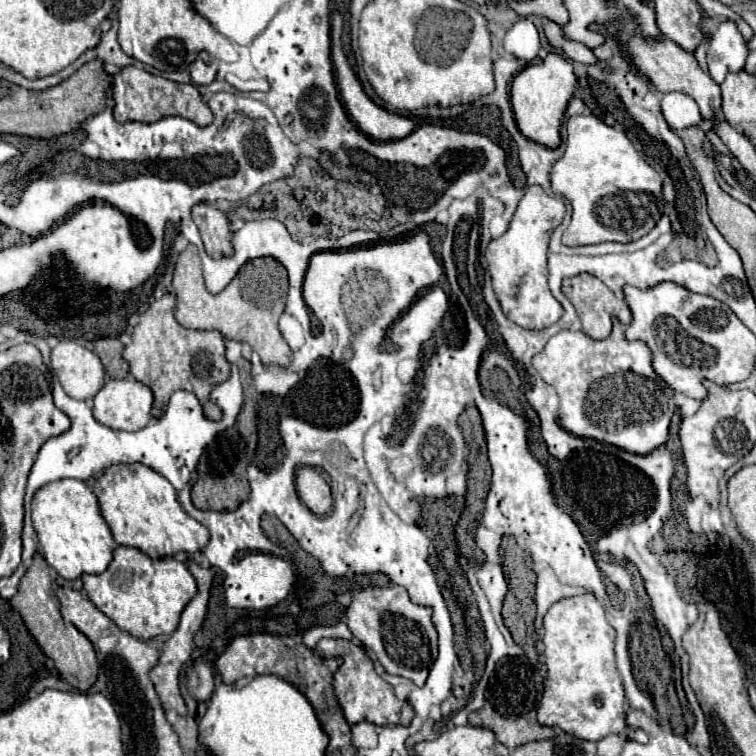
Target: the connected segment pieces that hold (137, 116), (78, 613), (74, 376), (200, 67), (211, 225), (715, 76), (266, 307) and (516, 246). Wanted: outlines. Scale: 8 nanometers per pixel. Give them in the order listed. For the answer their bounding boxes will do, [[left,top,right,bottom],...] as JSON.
[[112,66,214,126],[56,588,110,644],[50,340,104,400],[190,58,218,86],[192,204,232,258],[708,22,748,84],[172,244,292,366],[486,186,570,330]]

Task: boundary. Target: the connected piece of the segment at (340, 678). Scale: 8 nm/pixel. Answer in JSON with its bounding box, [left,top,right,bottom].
[316,638,414,726]

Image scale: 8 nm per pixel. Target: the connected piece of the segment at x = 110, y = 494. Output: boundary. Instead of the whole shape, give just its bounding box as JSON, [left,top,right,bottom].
[94,466,210,560]

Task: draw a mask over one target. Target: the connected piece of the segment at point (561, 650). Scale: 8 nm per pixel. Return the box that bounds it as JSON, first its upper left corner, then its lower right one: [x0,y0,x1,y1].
[538,594,648,744]

